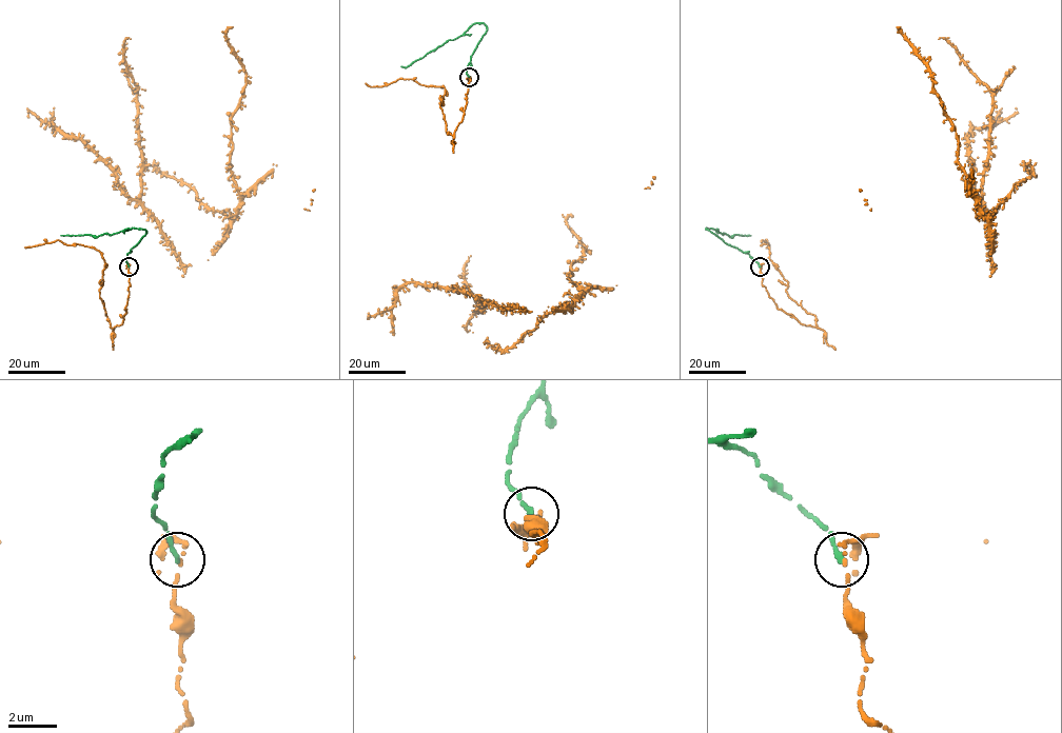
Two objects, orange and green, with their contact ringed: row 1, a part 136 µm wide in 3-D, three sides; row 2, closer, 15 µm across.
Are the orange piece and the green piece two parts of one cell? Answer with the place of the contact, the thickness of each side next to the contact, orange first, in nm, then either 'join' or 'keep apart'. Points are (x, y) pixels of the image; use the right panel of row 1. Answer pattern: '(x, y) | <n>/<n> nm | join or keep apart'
(760, 266) | 130/200 nm | join

